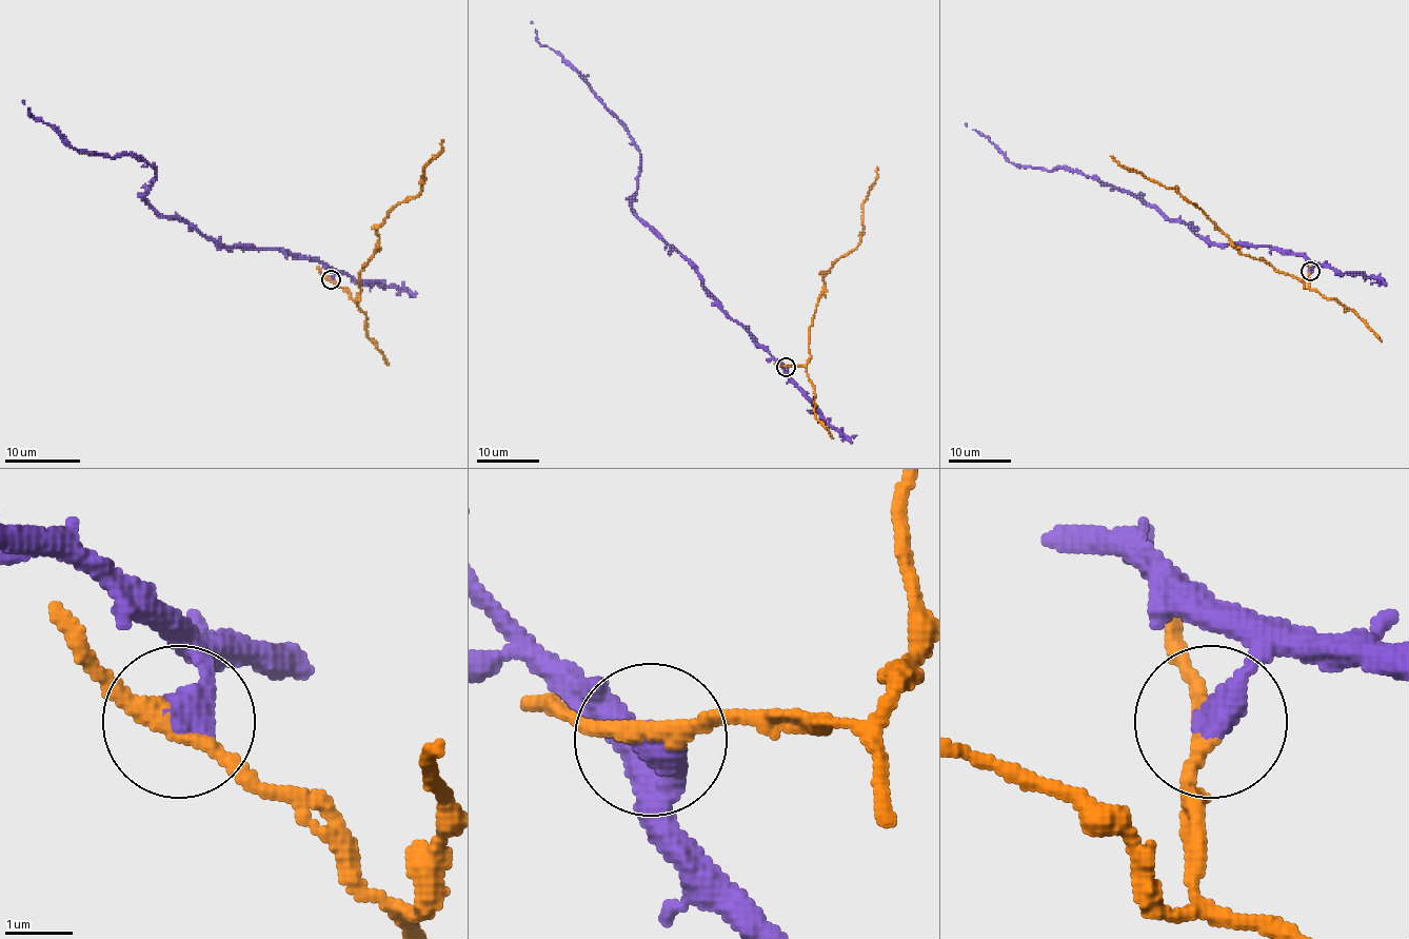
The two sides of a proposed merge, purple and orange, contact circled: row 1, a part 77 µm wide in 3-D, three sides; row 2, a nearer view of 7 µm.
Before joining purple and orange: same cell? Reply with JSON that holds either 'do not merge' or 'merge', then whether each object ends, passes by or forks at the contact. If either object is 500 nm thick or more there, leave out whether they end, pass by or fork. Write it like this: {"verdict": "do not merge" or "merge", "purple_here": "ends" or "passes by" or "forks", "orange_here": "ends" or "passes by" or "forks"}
{"verdict": "do not merge", "purple_here": "ends", "orange_here": "passes by"}

